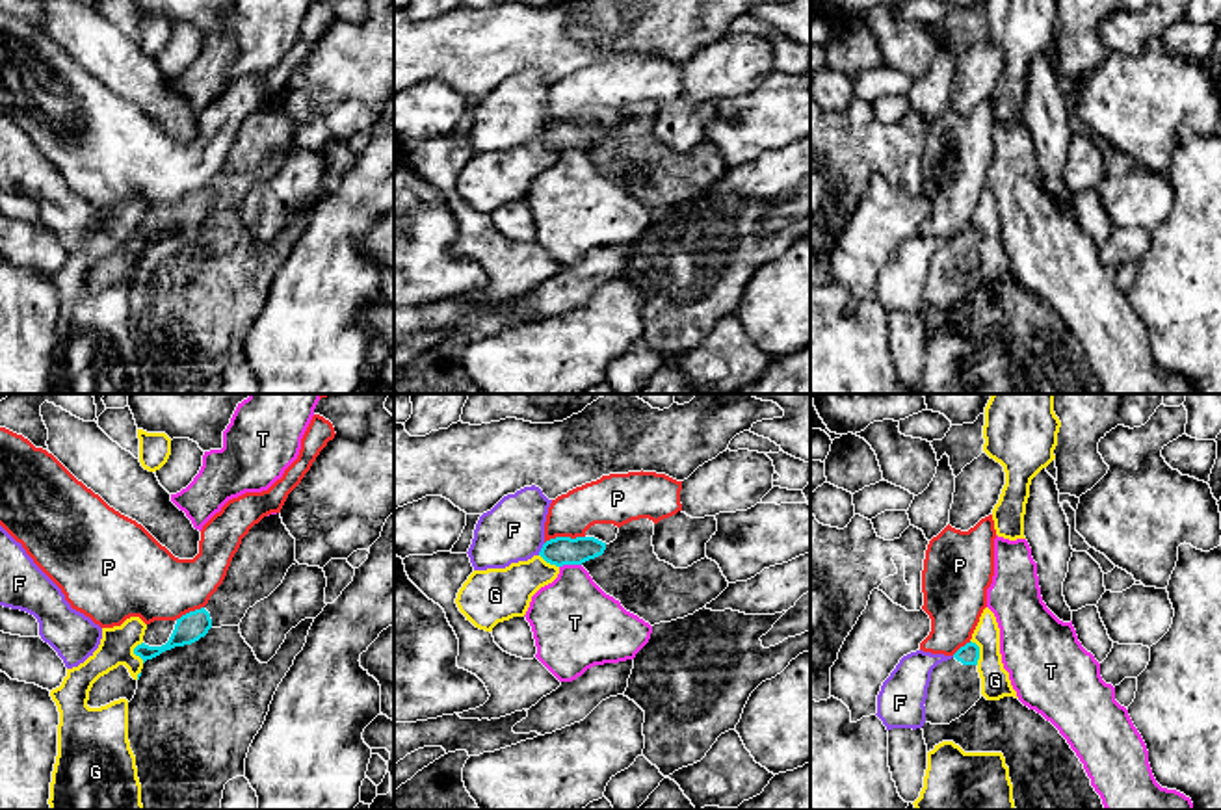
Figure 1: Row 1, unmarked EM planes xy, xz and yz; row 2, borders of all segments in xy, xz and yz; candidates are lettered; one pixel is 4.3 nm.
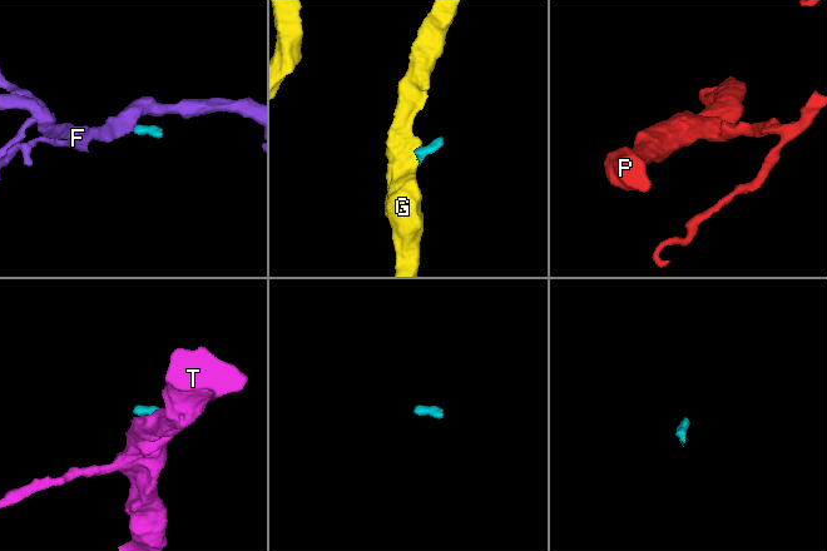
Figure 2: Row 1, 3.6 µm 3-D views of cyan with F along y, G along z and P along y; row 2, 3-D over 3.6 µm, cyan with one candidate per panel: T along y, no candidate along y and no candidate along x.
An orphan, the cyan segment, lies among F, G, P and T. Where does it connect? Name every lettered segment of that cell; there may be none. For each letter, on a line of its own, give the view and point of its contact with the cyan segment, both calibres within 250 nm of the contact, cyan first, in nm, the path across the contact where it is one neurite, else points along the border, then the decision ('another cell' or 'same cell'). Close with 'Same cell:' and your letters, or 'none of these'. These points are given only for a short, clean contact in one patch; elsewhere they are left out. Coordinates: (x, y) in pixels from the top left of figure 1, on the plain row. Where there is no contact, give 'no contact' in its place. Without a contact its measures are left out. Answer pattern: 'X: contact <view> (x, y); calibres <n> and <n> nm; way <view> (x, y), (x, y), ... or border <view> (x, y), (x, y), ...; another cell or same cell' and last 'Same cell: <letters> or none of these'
F: contact xz (541, 132); calibres 130 and 280 nm; border xz (545, 127), (538, 138); another cell
G: contact yz (978, 236); calibres 90 and 130 nm; border yz (971, 223), (978, 231), (978, 248); another cell
P: contact xz (564, 121); calibres 130 and 200 nm; border xz (584, 119), (551, 121), (545, 127); another cell
T: contact xz (569, 147); calibres 130 and 360 nm; border xz (580, 147), (564, 147), (560, 151); another cell
Same cell: none of these

